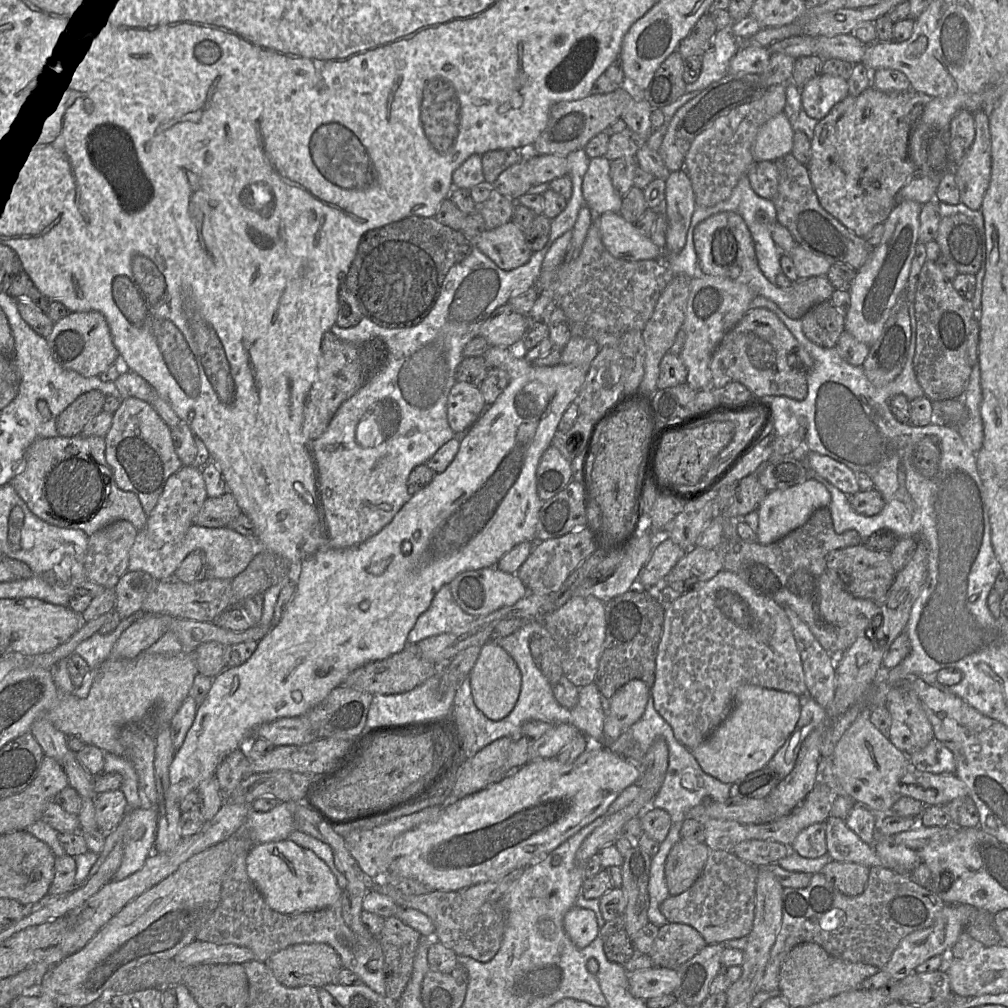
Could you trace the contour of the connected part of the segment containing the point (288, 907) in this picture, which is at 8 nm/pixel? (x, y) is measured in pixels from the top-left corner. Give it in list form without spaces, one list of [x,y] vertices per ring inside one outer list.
[[[290,839],[255,844],[247,856],[246,870],[267,905],[281,914],[321,910],[334,904],[342,895],[328,865],[312,850]]]

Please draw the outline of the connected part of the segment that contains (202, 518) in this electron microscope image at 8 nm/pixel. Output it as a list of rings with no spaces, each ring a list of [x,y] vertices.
[[[227,492],[220,497],[207,497],[199,513],[193,519],[193,524],[212,528],[229,527],[241,513],[242,510],[234,496]]]

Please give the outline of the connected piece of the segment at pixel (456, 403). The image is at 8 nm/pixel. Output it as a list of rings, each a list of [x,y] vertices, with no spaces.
[[[456,382],[448,395],[447,419],[455,434],[468,430],[480,417],[485,400],[479,387]]]

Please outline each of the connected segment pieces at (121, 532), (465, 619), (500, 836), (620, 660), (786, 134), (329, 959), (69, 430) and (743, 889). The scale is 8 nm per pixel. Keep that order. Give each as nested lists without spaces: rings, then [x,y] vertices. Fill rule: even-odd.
[[[116,521],[88,537],[84,562],[86,579],[106,589],[114,589],[120,578],[127,573],[130,550],[138,530],[128,521]]]
[[[443,585],[429,608],[423,612],[407,636],[407,644],[416,644],[428,637],[444,633],[467,632],[475,617],[464,612],[454,600],[450,585]]]
[[[587,738],[585,751],[581,753],[574,763],[564,765],[556,758],[529,761],[524,766],[514,770],[500,781],[491,784],[485,789],[447,804],[435,820],[423,823],[398,836],[393,842],[395,861],[390,867],[389,873],[403,878],[416,879],[430,887],[431,890],[438,891],[461,891],[477,884],[499,881],[516,869],[525,869],[526,867],[540,861],[552,850],[576,834],[580,829],[593,822],[598,817],[604,815],[620,793],[625,788],[639,780],[641,775],[642,769],[640,764],[632,762],[622,755],[611,751],[609,747],[601,745],[600,742],[594,738]]]
[[[630,589],[624,594],[605,602],[606,638],[600,655],[599,666],[594,680],[600,693],[610,699],[614,693],[632,679],[643,680],[652,688],[655,680],[656,658],[664,622],[664,602],[658,589]]]
[[[781,112],[759,130],[753,147],[755,161],[775,161],[791,153],[795,129],[787,115]]]
[[[302,943],[289,946],[271,955],[265,962],[276,979],[289,988],[313,986],[317,989],[337,982],[340,970],[343,968],[337,952],[328,944]]]
[[[90,390],[77,397],[56,418],[58,436],[74,437],[81,434],[85,425],[103,411],[106,396]]]
[[[711,851],[695,883],[679,895],[669,895],[661,912],[668,923],[683,923],[696,929],[707,945],[748,936],[755,916],[758,871],[757,866],[741,860],[733,851]]]

